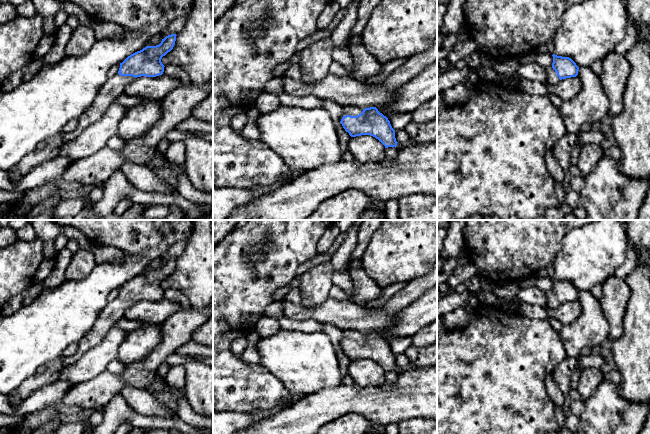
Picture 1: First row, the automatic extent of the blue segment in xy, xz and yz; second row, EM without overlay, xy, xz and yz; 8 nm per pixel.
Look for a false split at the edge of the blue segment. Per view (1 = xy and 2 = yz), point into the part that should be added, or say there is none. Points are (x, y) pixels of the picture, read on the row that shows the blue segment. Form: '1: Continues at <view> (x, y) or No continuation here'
1: Continues at xy (48, 149)
2: Continues at yz (552, 78)

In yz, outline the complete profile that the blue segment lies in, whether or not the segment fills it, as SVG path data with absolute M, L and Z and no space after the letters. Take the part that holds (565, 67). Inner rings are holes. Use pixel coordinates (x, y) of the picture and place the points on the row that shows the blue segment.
M553 56L553 63L547 71L547 84L557 84L560 80L576 77L578 75L579 67L569 57Z

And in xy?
M176 34L168 35L162 39L159 45L146 46L128 56L120 63L118 74L107 79L92 105L78 118L77 127L70 133L60 133L40 142L33 152L26 155L7 172L9 179L16 175L24 176L36 166L58 156L60 146L75 139L88 126L97 122L115 99L123 93L126 85L135 78L162 75L165 66L162 64L161 59L173 49L176 36Z

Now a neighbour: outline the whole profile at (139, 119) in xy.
M142 98L142 101L127 109L118 124L117 136L124 142L141 138L161 119L162 100Z

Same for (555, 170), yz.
M549 149L545 155L545 164L547 170L555 182L563 182L565 177L565 171L562 169L560 164L557 162L553 149Z

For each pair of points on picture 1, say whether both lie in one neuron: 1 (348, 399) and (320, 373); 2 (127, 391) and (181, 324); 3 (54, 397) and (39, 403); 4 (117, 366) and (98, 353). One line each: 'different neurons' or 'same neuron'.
1: different neurons
2: different neurons
3: same neuron
4: different neurons

